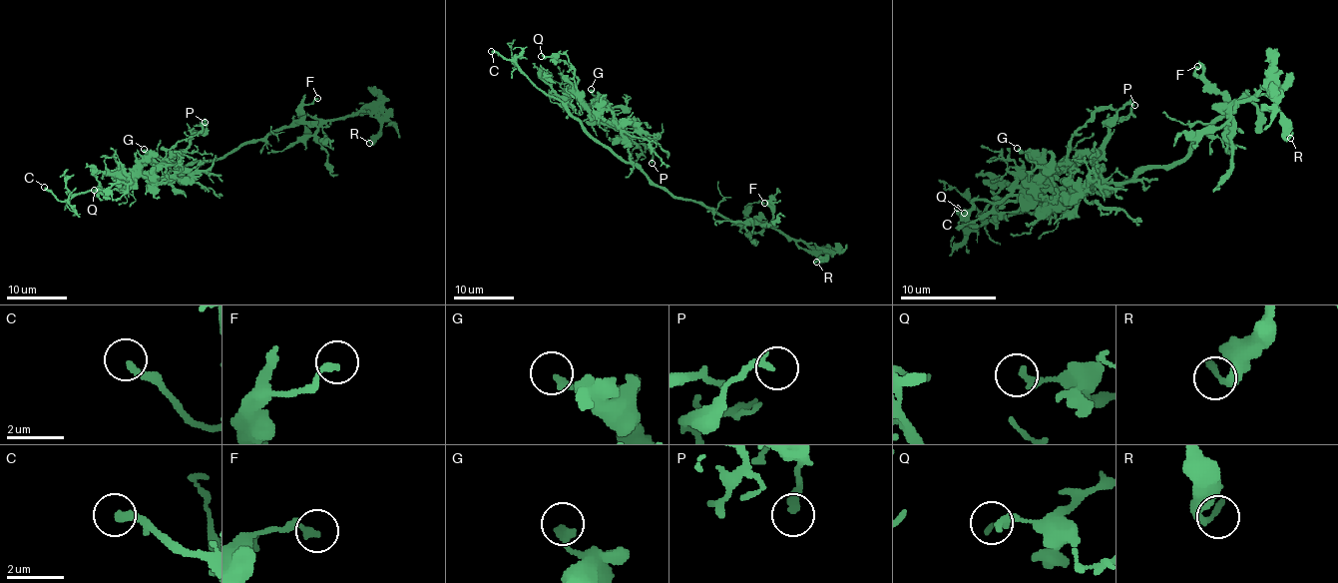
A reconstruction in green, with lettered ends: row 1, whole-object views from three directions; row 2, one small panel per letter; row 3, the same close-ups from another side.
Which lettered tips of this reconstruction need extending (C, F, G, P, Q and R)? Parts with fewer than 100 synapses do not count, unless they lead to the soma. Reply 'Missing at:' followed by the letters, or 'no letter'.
Missing at: C

